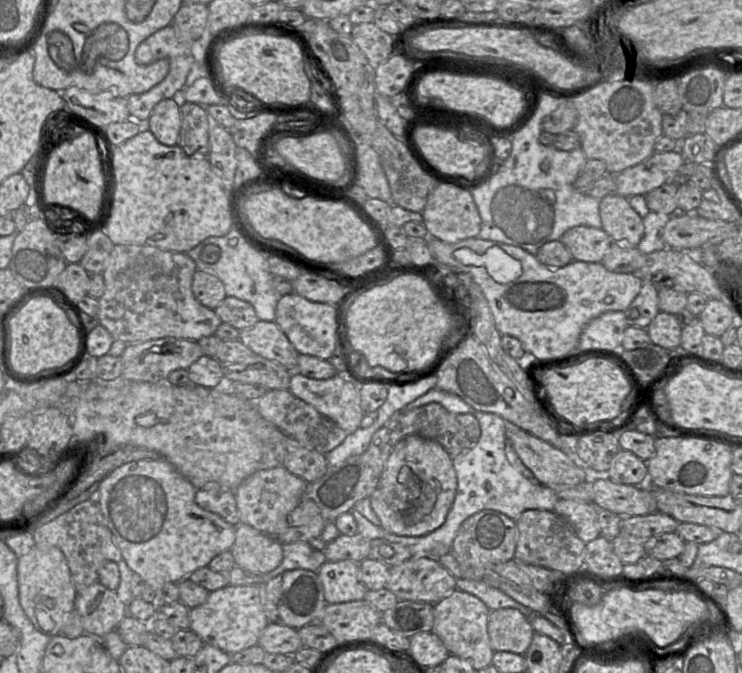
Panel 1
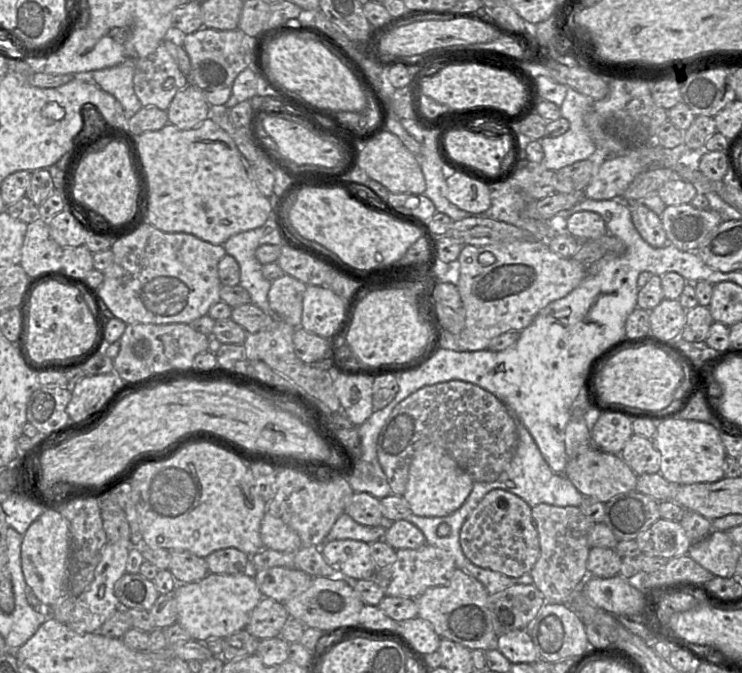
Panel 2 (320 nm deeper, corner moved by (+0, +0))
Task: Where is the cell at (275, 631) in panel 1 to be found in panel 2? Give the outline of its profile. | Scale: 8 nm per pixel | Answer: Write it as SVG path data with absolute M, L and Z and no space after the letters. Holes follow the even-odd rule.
M263 597L253 610L245 630L258 640L280 637L289 617L284 603Z

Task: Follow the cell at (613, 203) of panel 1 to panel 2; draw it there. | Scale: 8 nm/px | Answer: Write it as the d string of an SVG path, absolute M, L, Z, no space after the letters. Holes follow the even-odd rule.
M642 202L628 204L632 222L641 237L654 248L667 245L668 239L661 222L661 216L648 209Z

